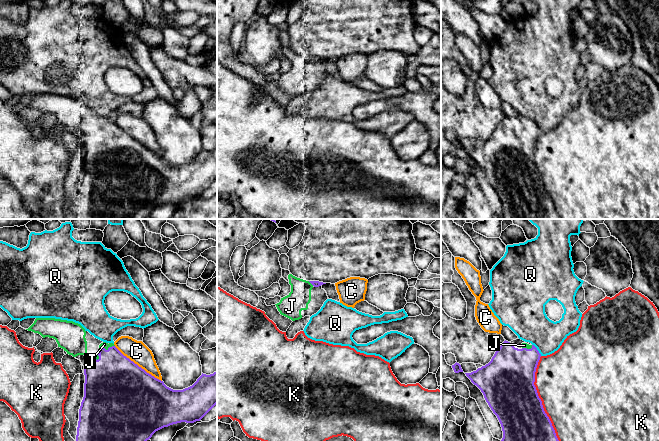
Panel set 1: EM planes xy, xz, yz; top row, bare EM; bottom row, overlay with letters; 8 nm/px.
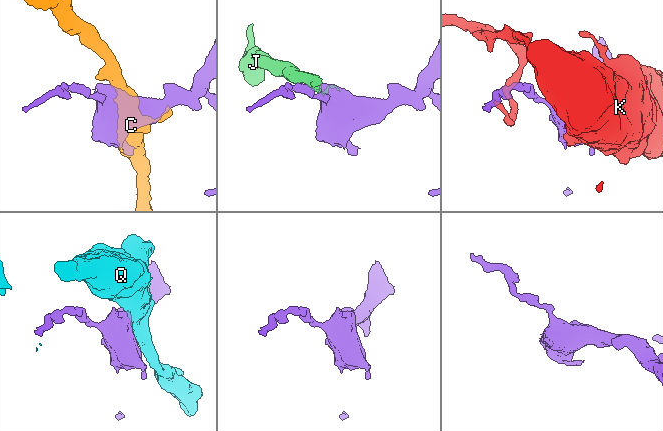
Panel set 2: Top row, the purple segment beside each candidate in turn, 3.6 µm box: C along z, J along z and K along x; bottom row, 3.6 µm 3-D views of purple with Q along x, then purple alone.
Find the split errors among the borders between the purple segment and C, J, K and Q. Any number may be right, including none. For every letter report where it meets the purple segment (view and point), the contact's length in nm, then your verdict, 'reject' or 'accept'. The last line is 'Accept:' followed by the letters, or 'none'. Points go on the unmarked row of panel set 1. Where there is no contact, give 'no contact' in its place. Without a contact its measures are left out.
C: contact xy (137, 141); length 480 nm; reject
J: contact xy (108, 124); length 120 nm; accept
K: contact yz (540, 175); length 700 nm; reject
Q: contact yz (537, 126); length 120 nm; reject
Accept: J

